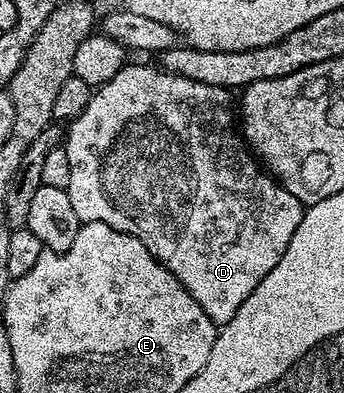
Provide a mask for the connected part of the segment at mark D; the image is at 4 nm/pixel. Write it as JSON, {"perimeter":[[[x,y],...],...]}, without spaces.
{"perimeter":[[[126,63],[119,75],[115,75],[115,79],[94,92],[91,103],[87,103],[85,110],[74,121],[68,122],[67,136],[63,144],[67,151],[67,160],[71,162],[71,183],[68,187],[71,207],[75,207],[75,215],[79,215],[82,223],[107,223],[107,227],[115,227],[115,231],[138,237],[143,247],[147,247],[147,251],[155,255],[158,263],[167,267],[167,271],[171,271],[171,275],[175,275],[175,279],[179,279],[179,283],[187,287],[195,303],[199,303],[199,307],[207,311],[213,324],[220,327],[229,322],[231,315],[235,315],[239,307],[243,307],[243,299],[247,299],[247,295],[251,295],[251,291],[259,287],[263,275],[267,275],[267,271],[271,271],[271,267],[279,263],[283,251],[287,251],[287,243],[291,243],[291,235],[295,235],[295,227],[299,227],[303,206],[298,197],[291,195],[291,191],[284,189],[262,168],[258,158],[247,148],[235,124],[235,97],[230,90],[212,86],[211,83],[192,81],[183,75],[175,75],[156,64],[153,65]]]}

